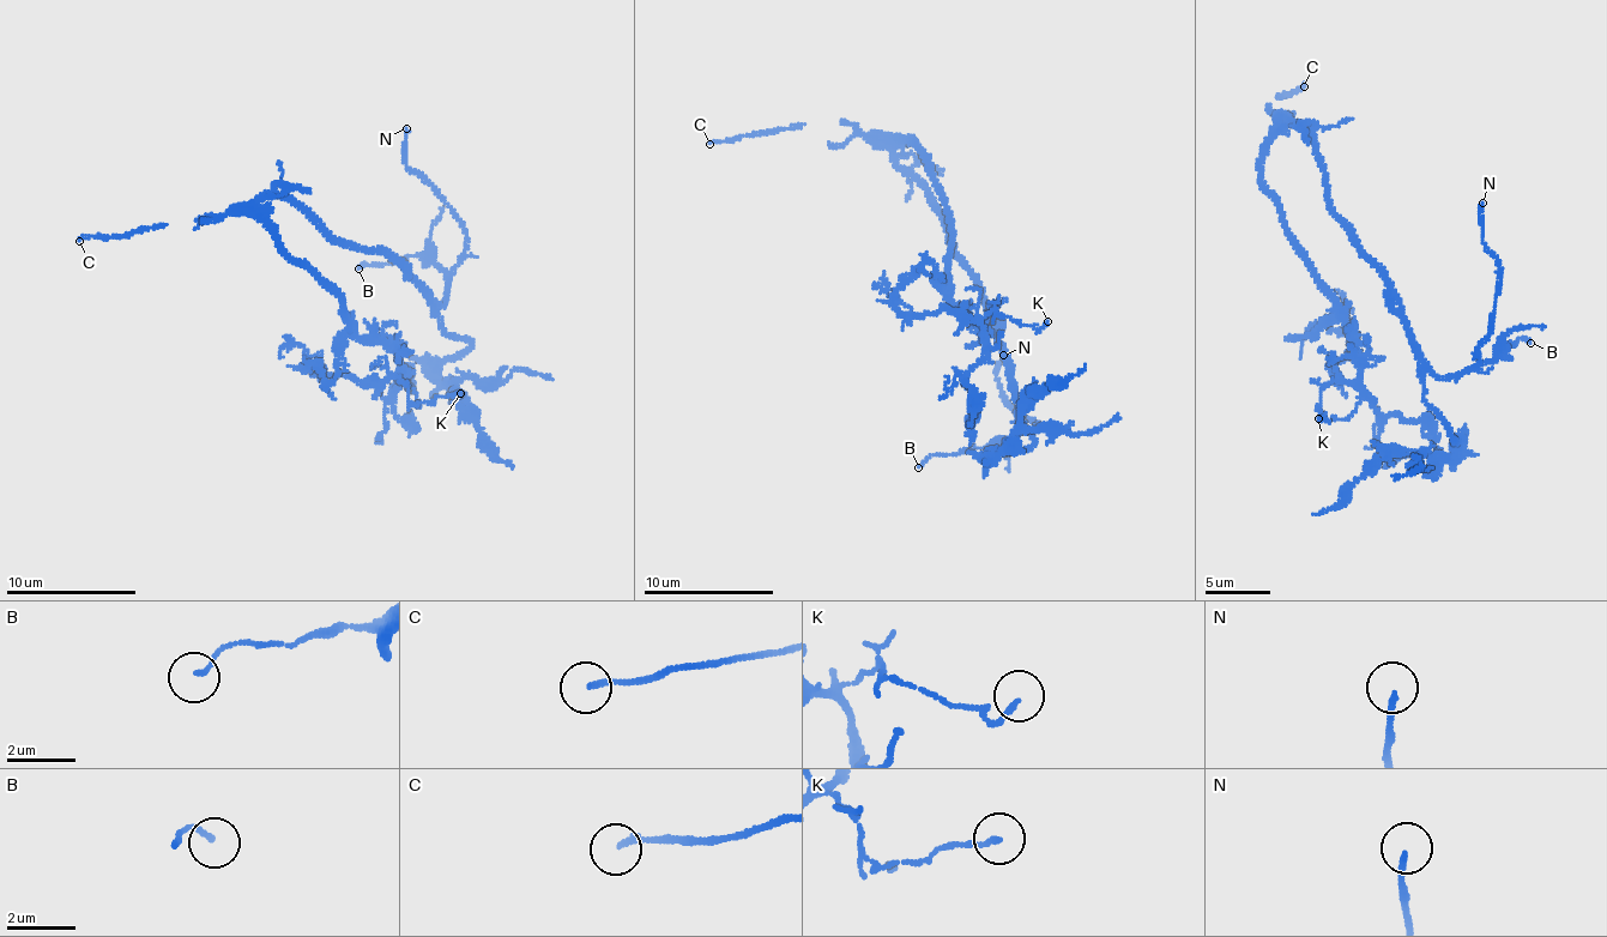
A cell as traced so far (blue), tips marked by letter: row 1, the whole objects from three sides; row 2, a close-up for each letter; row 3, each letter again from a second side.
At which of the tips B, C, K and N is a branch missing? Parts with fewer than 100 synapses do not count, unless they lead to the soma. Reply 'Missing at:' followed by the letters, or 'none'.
Missing at: N

